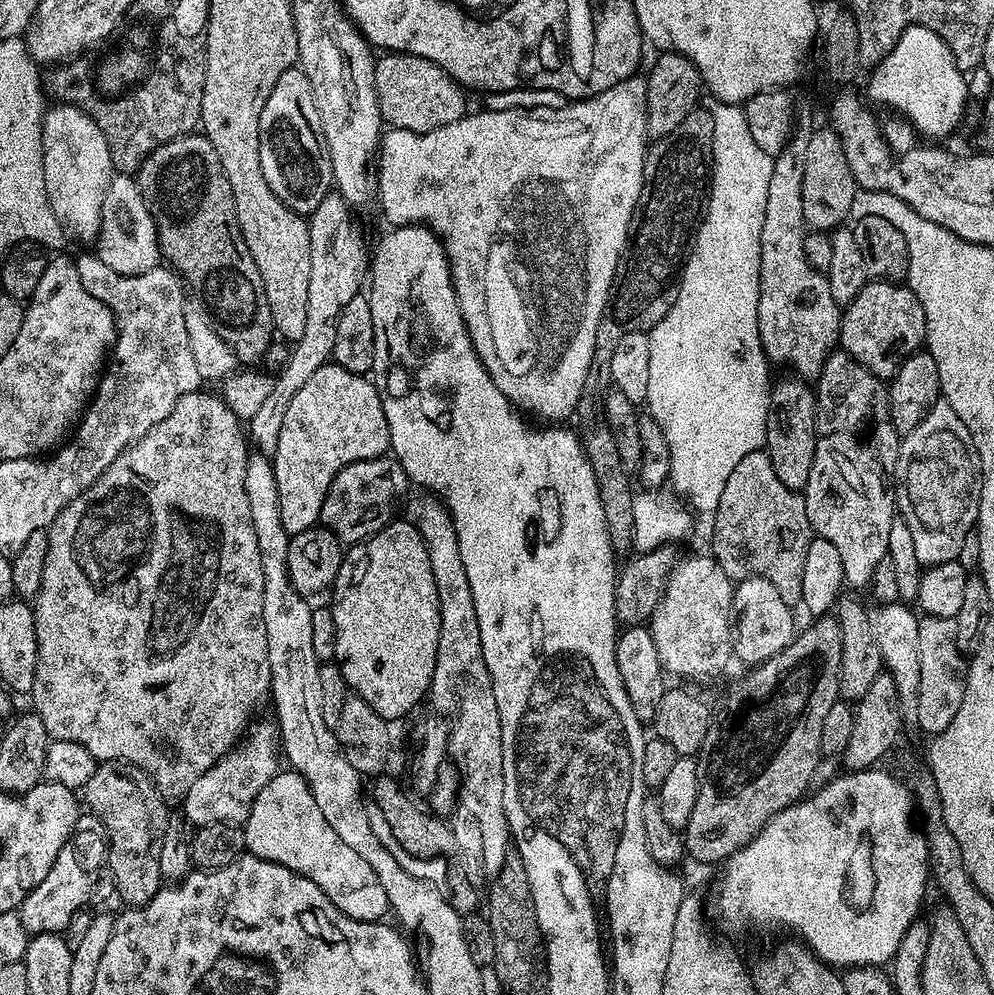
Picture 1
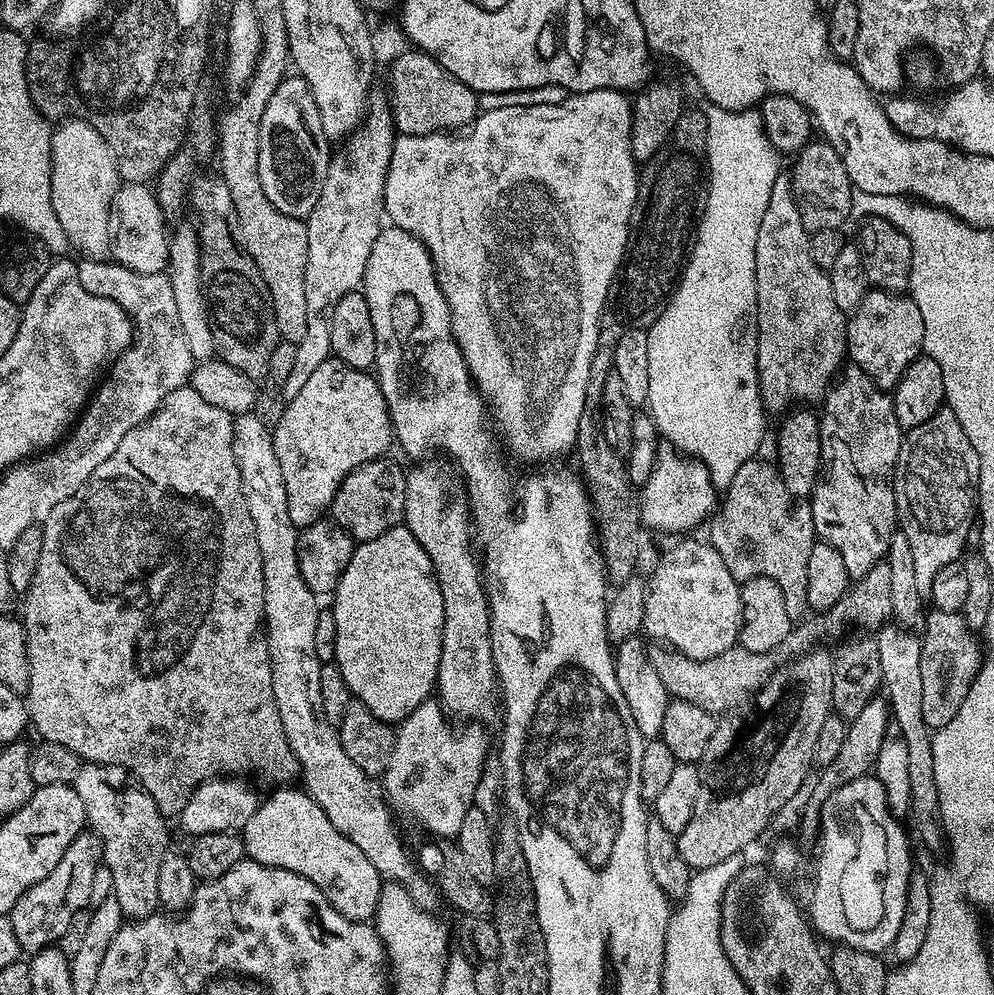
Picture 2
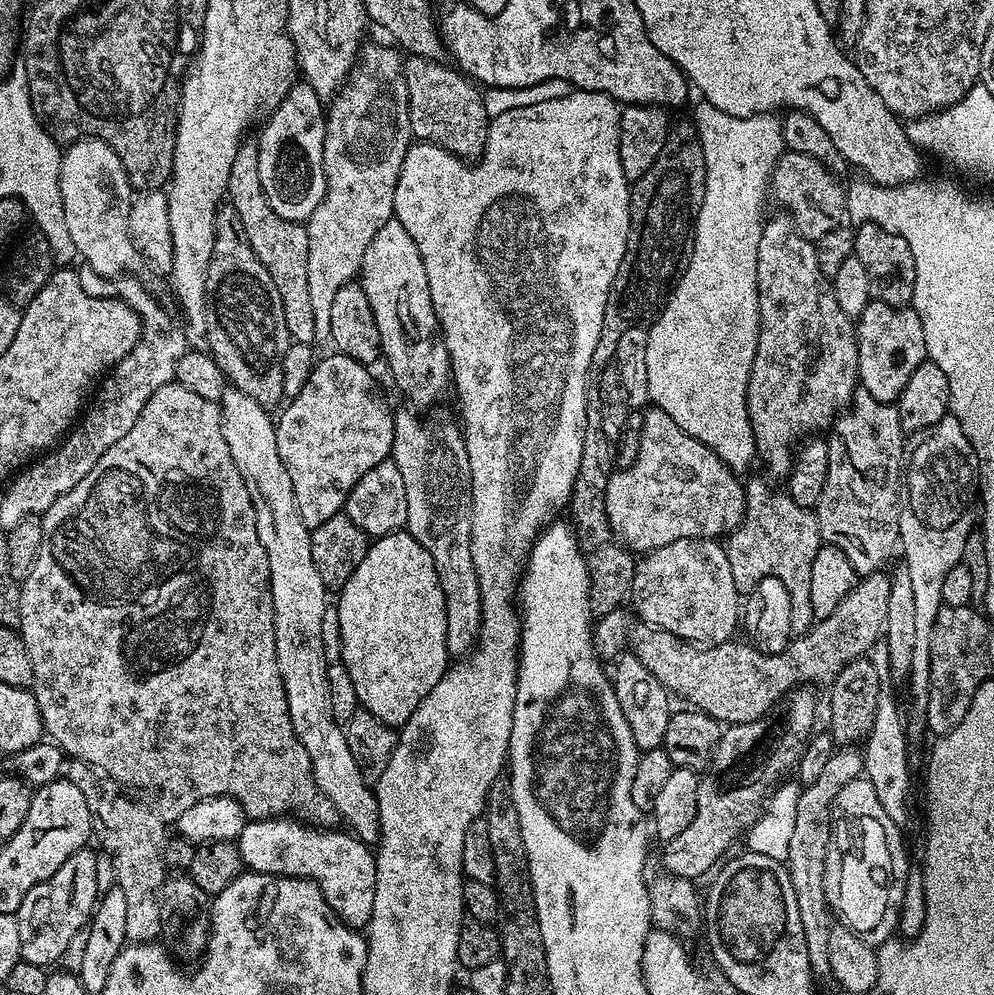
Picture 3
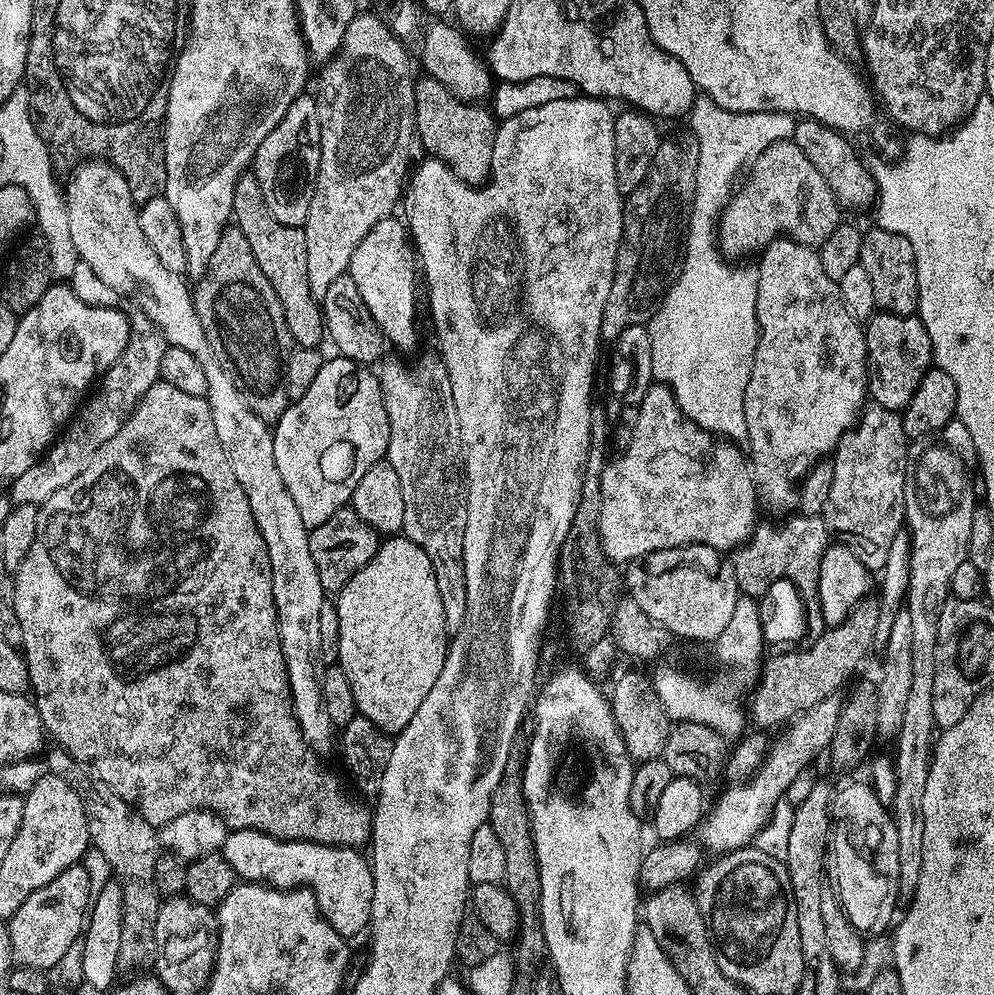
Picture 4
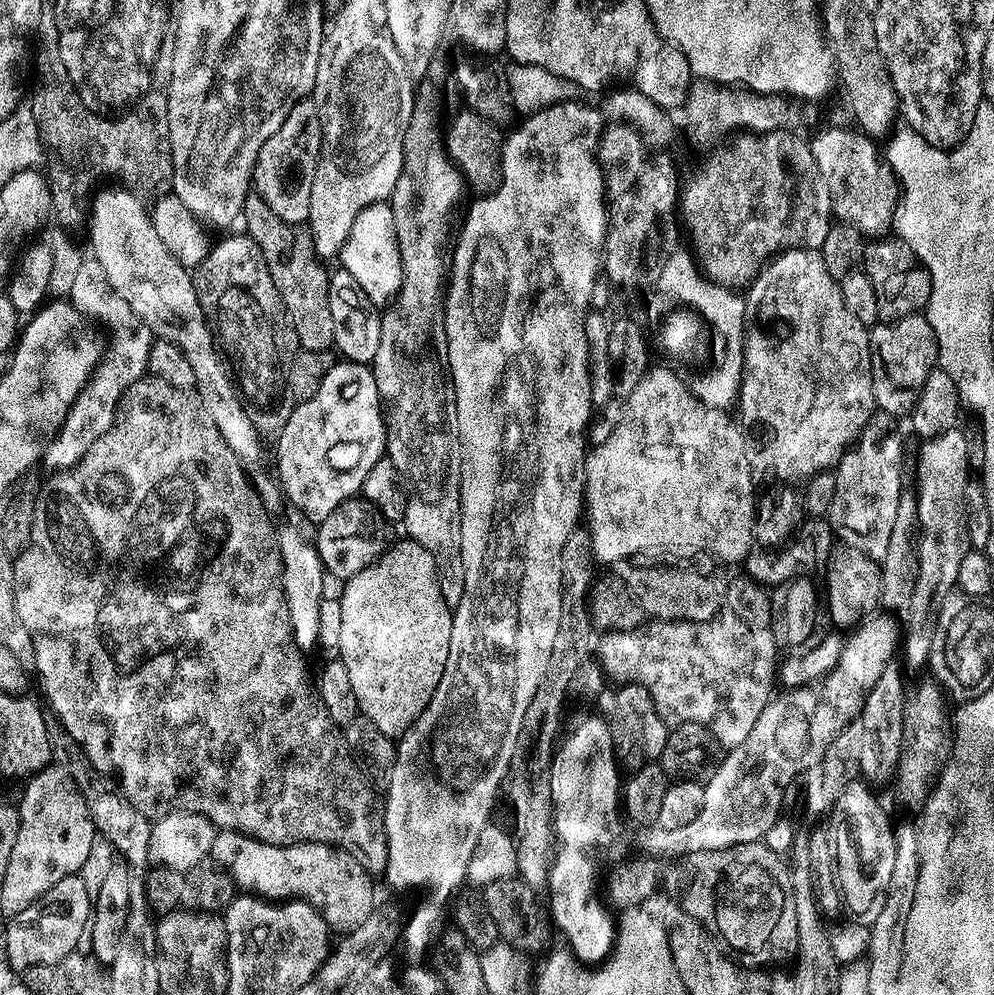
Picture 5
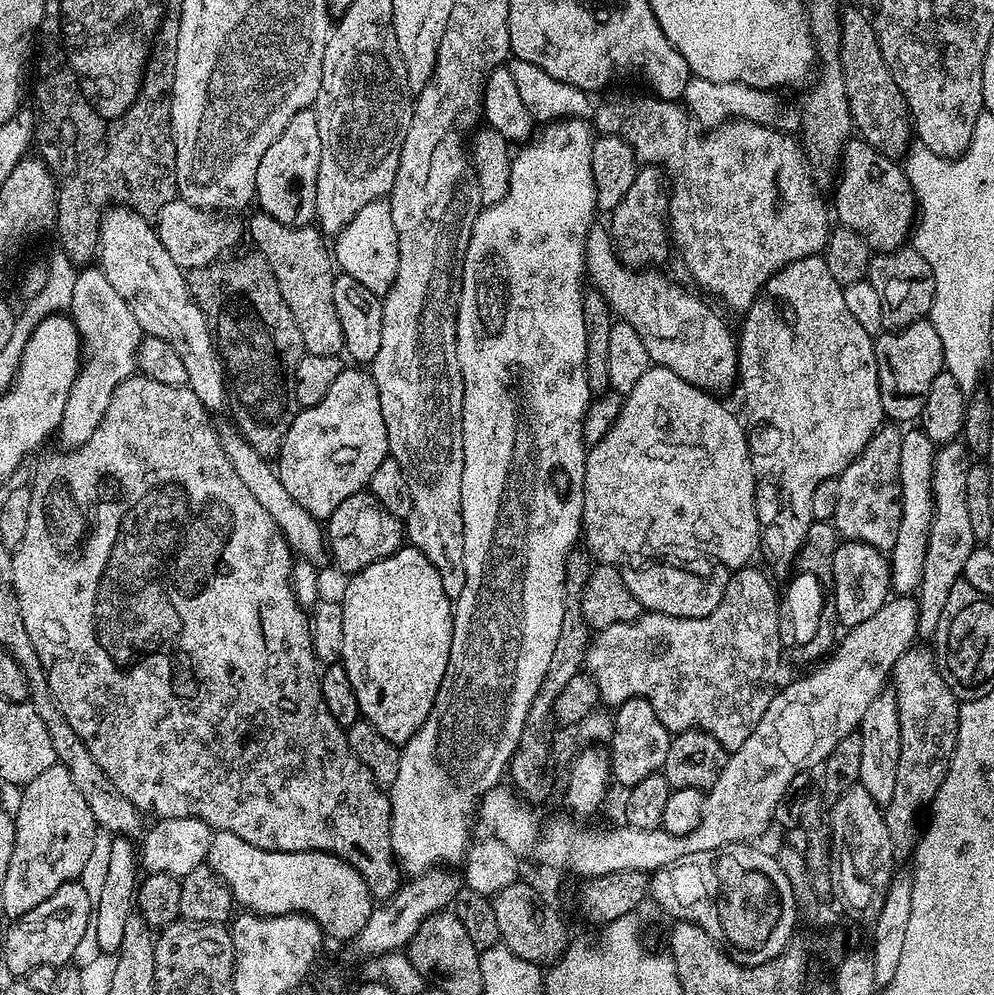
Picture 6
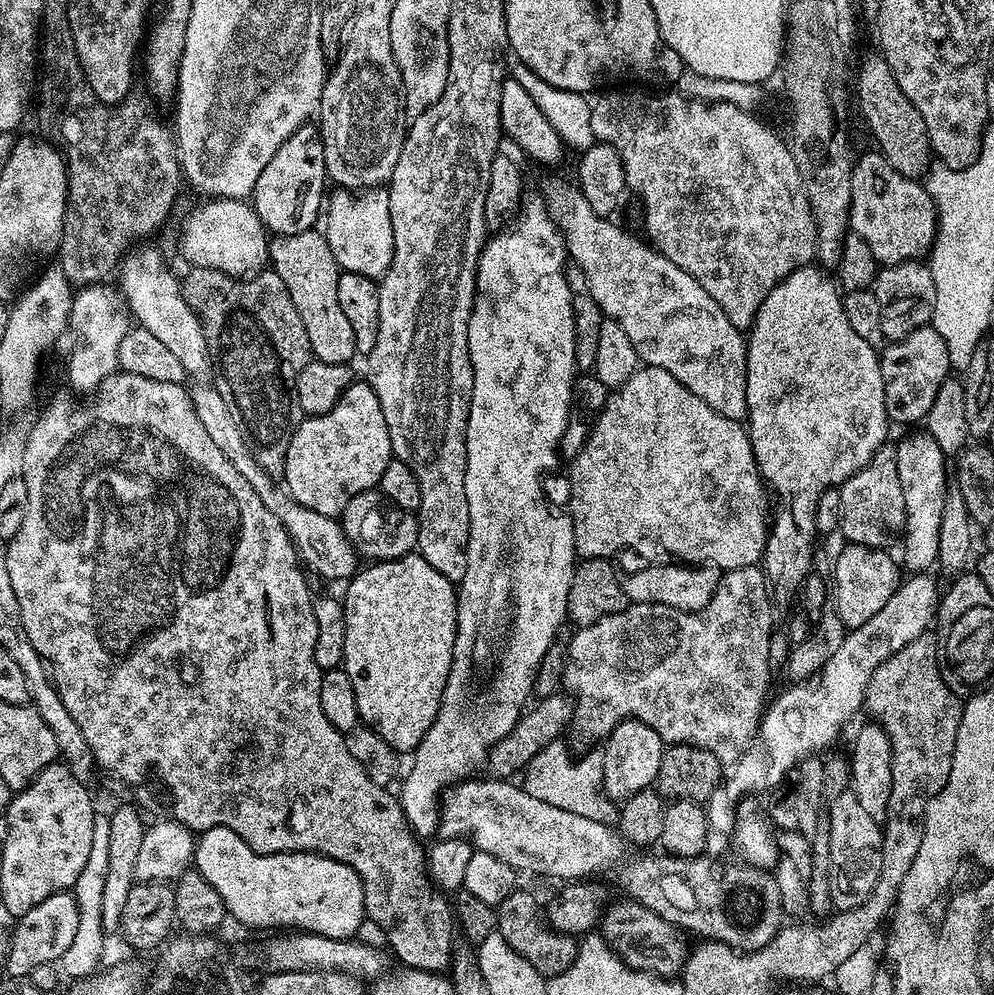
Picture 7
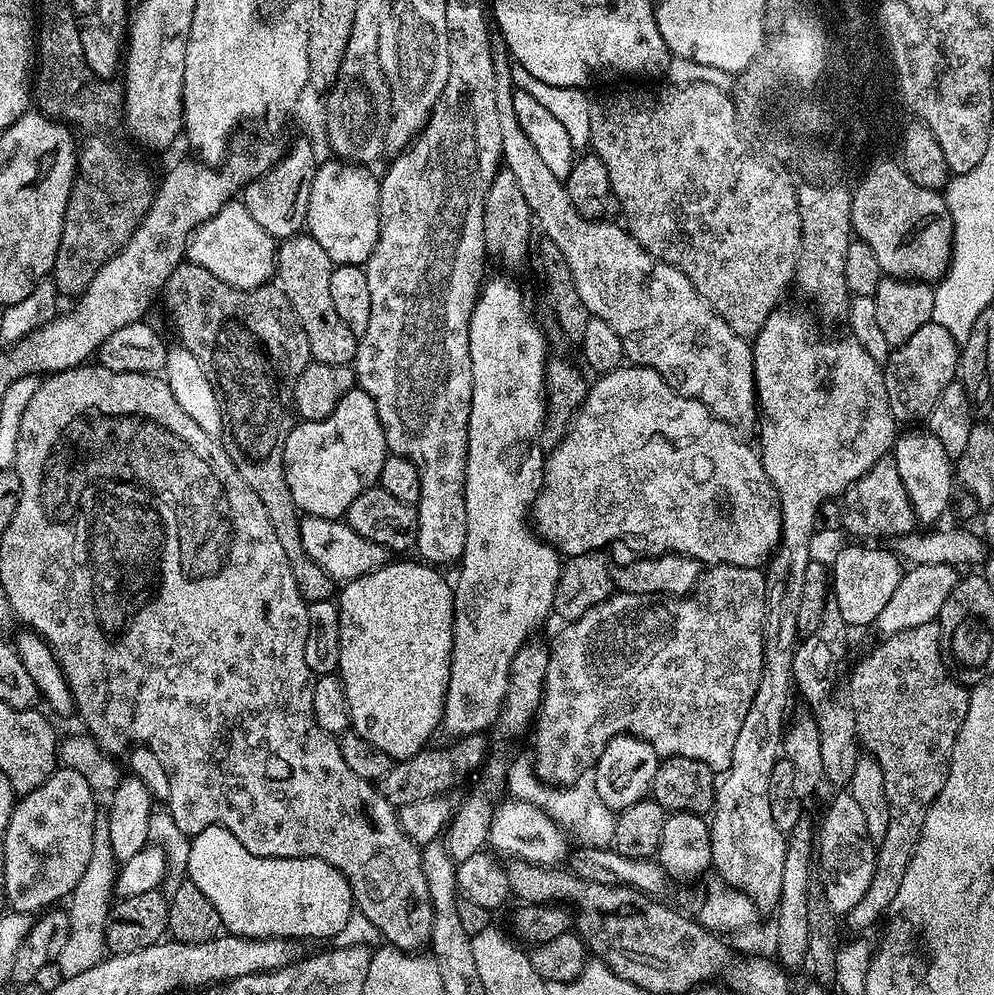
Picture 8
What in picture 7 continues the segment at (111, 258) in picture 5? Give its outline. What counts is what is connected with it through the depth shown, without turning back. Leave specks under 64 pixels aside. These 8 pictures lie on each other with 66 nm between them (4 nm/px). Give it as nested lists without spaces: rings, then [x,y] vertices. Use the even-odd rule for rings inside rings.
[[[140,248],[137,252],[129,251],[119,265],[120,288],[123,303],[127,311],[134,317],[135,323],[141,328],[150,330],[158,342],[162,342],[178,358],[189,377],[204,378],[210,372],[208,347],[200,319],[192,312],[186,302],[180,280],[164,265],[164,260],[150,248]]]

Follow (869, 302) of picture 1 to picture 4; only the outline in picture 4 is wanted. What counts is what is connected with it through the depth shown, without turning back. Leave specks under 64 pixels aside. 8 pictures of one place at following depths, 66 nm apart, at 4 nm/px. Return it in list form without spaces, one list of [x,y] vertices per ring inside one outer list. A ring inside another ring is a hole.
[[[877,311],[872,319],[867,321],[864,337],[868,347],[868,391],[871,399],[884,408],[889,408],[891,412],[900,412],[910,402],[920,379],[933,367],[930,334],[926,334],[926,326],[920,321],[919,315],[899,316],[893,312]]]

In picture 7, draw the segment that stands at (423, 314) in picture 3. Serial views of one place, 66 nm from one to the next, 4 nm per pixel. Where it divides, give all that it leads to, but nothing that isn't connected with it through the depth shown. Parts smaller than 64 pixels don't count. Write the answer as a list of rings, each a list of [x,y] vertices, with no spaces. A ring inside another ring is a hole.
[[[377,186],[355,194],[348,190],[336,190],[333,196],[331,193],[322,216],[322,231],[336,263],[343,271],[373,278],[383,276],[392,260],[393,250],[387,187]]]

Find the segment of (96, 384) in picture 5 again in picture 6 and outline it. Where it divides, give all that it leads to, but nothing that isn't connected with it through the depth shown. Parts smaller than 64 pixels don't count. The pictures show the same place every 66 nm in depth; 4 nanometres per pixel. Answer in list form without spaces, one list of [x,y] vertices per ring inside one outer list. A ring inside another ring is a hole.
[[[96,266],[77,271],[70,315],[80,335],[82,359],[70,398],[66,398],[66,410],[62,410],[58,437],[64,443],[61,445],[79,446],[87,442],[100,425],[116,387],[137,371],[136,350],[142,333],[138,318],[134,318],[134,310],[126,306],[118,290],[110,286],[106,274]]]

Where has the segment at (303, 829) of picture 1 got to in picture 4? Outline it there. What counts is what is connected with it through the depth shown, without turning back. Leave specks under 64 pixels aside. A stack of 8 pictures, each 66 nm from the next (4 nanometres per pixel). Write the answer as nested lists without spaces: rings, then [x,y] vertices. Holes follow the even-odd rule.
[[[238,828],[229,831],[222,854],[230,866],[234,866],[237,877],[244,882],[271,884],[274,888],[310,888],[316,896],[320,914],[345,938],[353,938],[369,927],[372,919],[372,899],[374,898],[374,878],[372,866],[367,859],[360,857],[355,848],[342,848],[335,844],[315,844],[309,840],[280,840],[267,836],[253,828]]]

